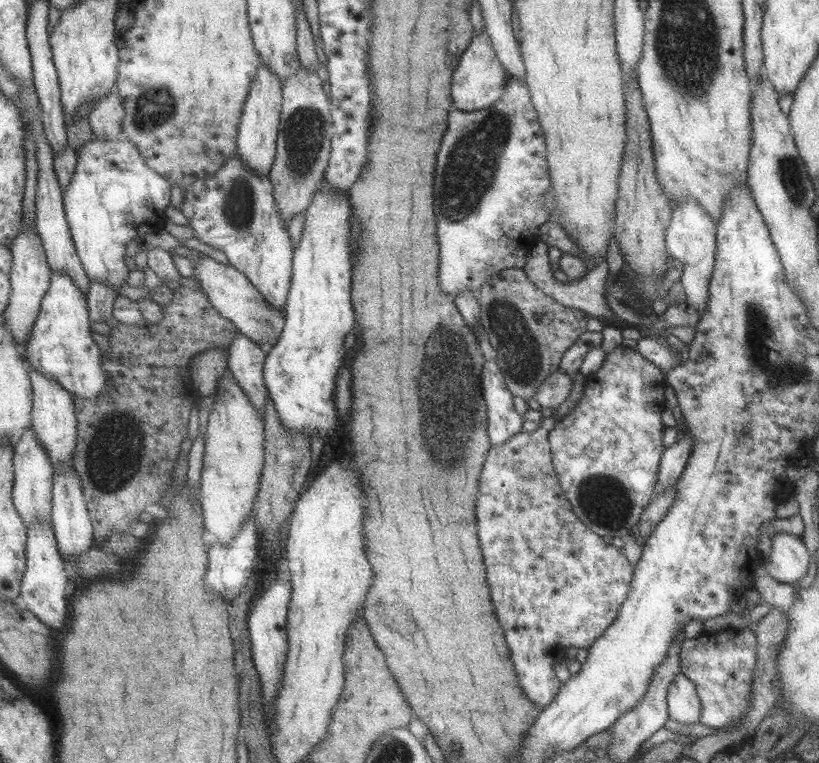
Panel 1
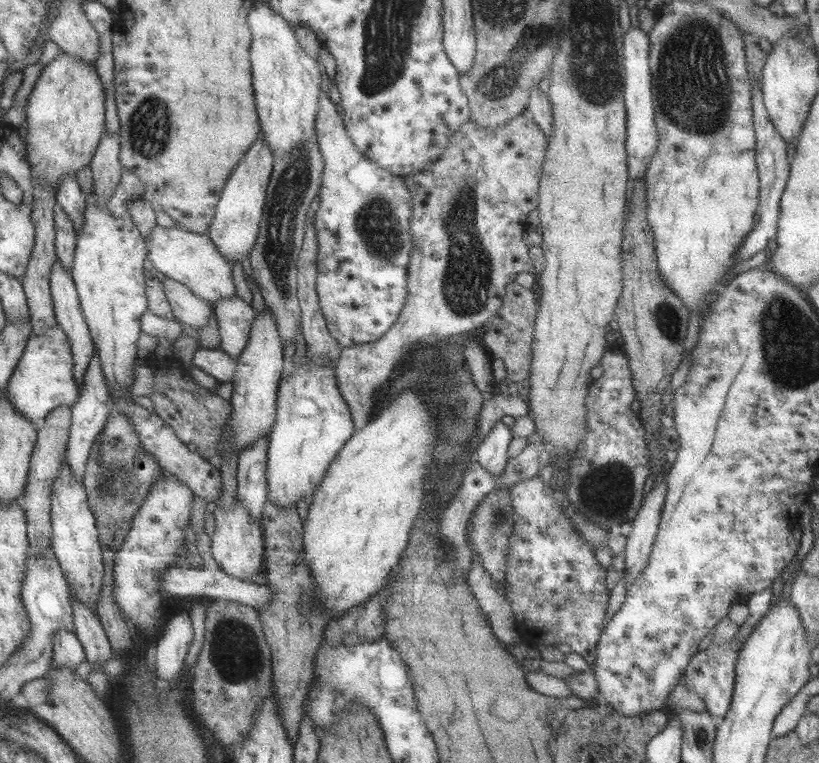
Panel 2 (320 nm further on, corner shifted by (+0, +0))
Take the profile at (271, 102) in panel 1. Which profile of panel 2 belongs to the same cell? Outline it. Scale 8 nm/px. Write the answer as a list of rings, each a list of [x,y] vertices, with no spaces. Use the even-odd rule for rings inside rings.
[[[260,132],[257,140],[236,164],[223,186],[206,235],[229,265],[241,262],[241,258],[248,256],[255,244],[262,208],[265,204],[266,187],[269,177],[272,176],[273,161],[271,151]]]

